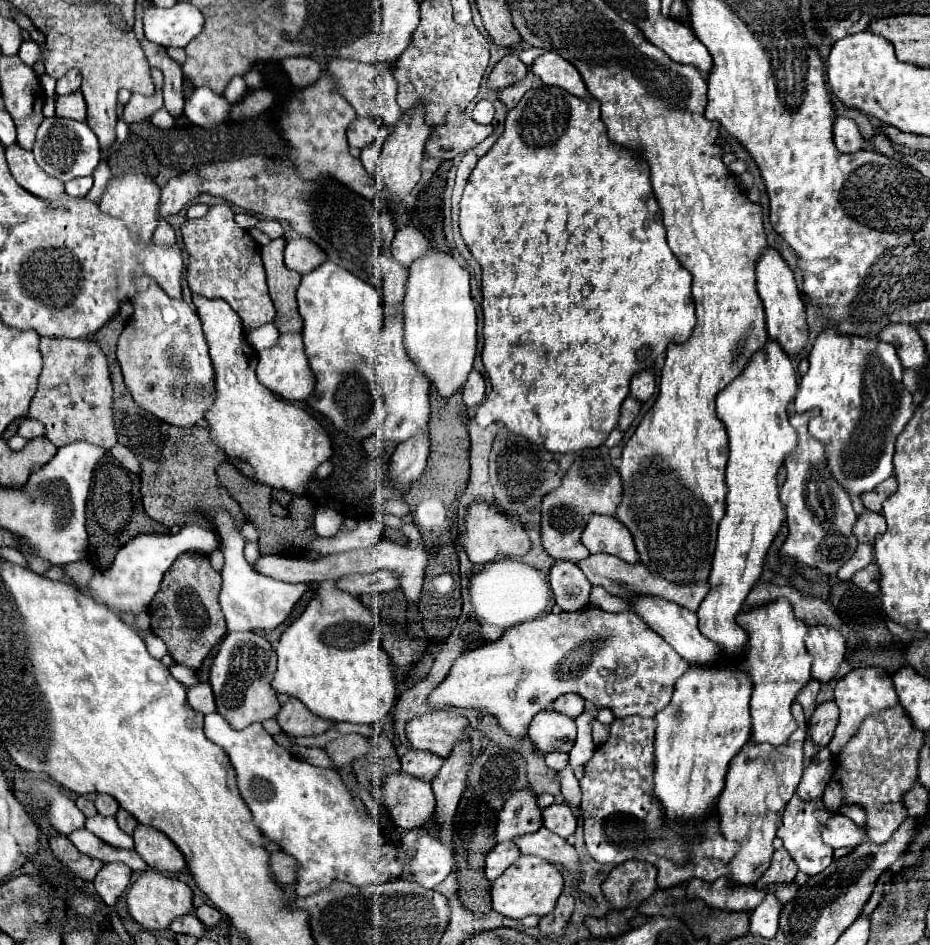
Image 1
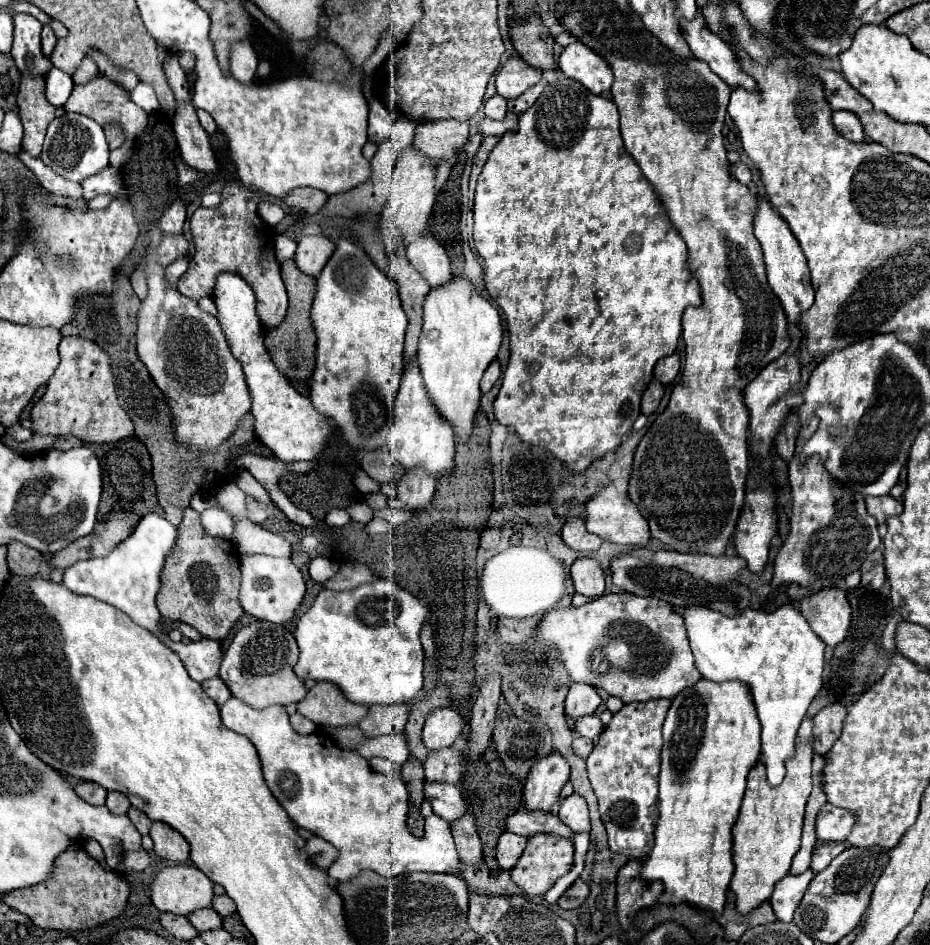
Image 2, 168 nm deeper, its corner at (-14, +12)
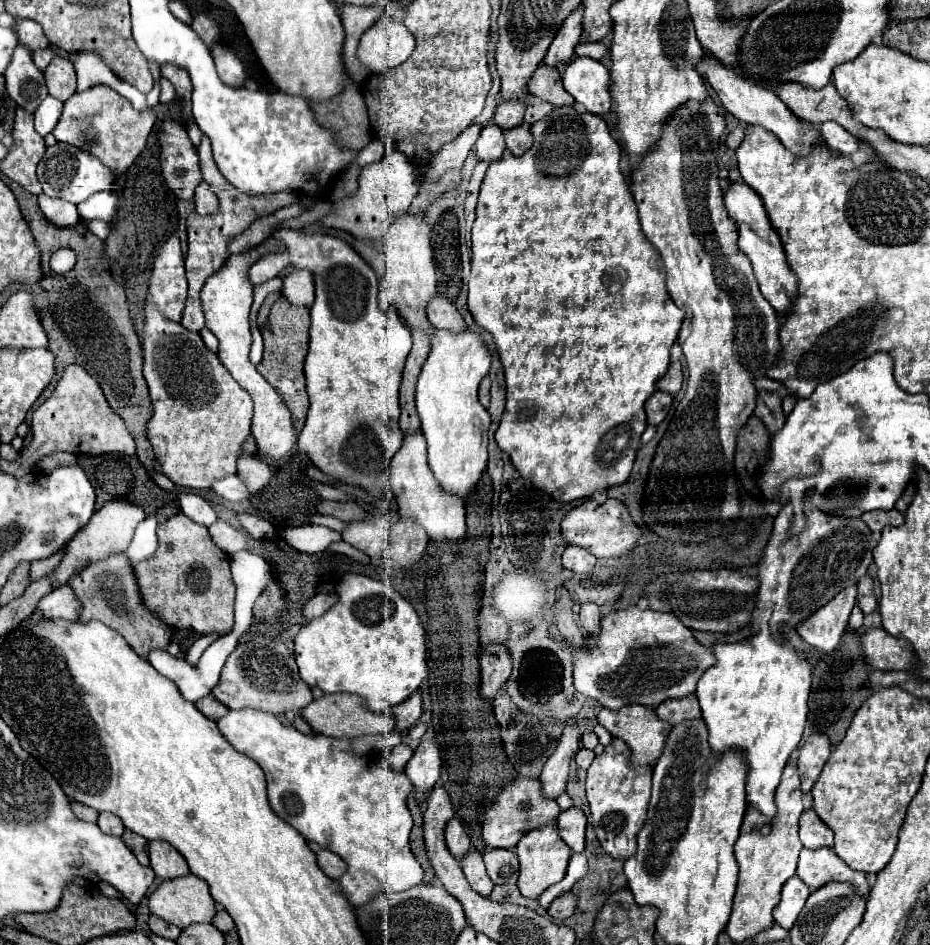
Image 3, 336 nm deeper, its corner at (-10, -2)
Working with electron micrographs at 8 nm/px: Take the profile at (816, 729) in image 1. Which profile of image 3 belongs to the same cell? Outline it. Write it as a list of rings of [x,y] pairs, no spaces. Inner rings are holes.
[[[812,734],[804,746],[798,750],[798,774],[802,780],[802,792],[808,794],[818,780],[826,760],[830,756],[830,740],[824,734]]]

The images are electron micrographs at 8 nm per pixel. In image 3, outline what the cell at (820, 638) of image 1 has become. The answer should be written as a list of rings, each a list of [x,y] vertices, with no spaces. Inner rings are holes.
[[[856,584],[842,590],[826,606],[798,626],[798,634],[816,650],[832,652],[846,632],[850,612],[856,604]]]

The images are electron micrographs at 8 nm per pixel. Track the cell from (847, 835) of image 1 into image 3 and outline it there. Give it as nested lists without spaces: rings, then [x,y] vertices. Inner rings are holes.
[[[804,810],[804,814],[800,816],[800,842],[804,844],[804,848],[812,850],[834,844],[832,830],[818,818],[814,810]]]

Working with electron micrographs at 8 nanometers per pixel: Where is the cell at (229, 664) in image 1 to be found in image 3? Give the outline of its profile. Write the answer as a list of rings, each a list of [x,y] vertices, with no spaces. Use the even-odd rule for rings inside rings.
[[[258,636],[246,644],[238,644],[224,664],[218,686],[212,694],[230,710],[256,708],[270,714],[284,714],[288,710],[302,710],[312,702],[312,692],[308,684],[302,682],[294,654],[288,652],[282,640]]]

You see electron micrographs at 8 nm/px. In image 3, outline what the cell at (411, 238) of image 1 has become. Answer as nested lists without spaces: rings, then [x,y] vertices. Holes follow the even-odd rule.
[[[436,296],[430,302],[428,320],[438,330],[448,330],[448,332],[454,332],[454,334],[460,334],[460,332],[466,330],[466,322],[460,316],[460,312],[456,310],[456,306],[450,300],[440,298],[440,296]]]

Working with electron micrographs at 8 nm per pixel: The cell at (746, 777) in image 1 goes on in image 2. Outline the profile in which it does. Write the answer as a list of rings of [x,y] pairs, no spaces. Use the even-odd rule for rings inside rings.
[[[804,716],[798,730],[798,752],[788,760],[786,778],[778,788],[772,788],[764,776],[764,762],[758,760],[748,774],[746,794],[740,806],[738,820],[732,828],[734,876],[730,882],[736,894],[736,908],[750,912],[770,898],[774,884],[782,880],[792,864],[792,856],[800,848],[800,834],[804,822],[804,806],[812,792],[812,718]]]

